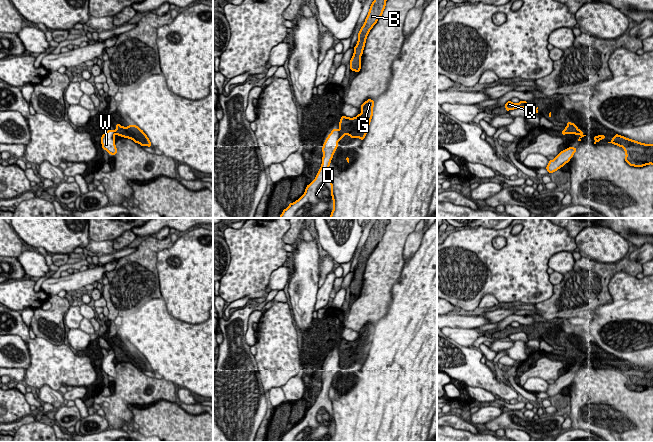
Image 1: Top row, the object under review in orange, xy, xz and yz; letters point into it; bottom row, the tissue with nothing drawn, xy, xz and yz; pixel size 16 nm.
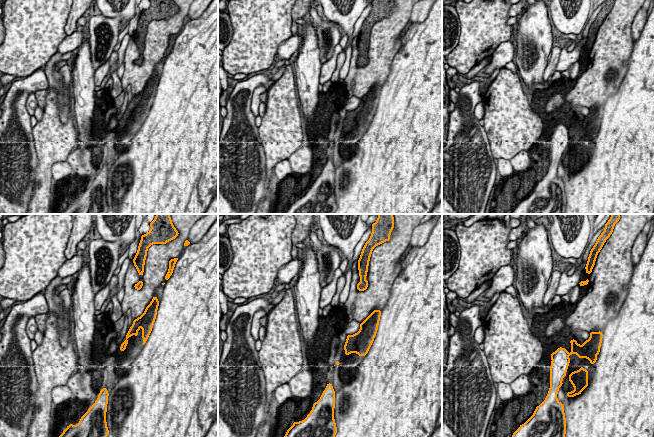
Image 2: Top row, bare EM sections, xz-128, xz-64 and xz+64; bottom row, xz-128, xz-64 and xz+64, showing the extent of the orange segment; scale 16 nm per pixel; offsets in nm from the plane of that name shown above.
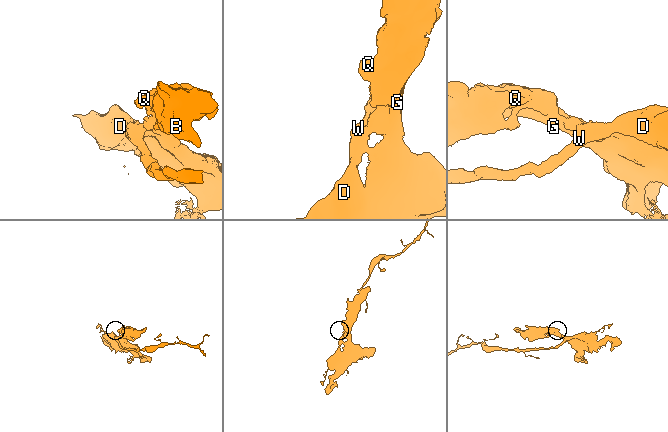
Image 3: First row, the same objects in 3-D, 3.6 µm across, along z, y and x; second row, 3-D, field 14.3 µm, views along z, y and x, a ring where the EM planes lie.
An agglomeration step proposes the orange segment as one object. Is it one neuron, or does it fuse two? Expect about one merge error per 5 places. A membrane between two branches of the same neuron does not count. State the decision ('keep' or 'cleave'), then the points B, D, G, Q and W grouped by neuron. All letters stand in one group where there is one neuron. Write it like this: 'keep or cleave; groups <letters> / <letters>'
cleave; groups B G Q / D W

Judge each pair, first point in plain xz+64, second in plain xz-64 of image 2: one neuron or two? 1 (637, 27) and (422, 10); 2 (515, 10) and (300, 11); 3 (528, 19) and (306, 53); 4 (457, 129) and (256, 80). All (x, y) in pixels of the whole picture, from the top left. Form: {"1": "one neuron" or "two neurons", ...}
{"1": "one neuron", "2": "one neuron", "3": "one neuron", "4": "one neuron"}

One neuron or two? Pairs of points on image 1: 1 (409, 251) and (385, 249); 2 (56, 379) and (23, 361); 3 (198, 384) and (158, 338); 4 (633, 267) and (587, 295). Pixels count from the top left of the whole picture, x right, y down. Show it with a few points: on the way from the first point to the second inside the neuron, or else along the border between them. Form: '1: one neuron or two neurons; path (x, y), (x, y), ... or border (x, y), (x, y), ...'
1: two neurons; border (414, 230), (408, 235), (405, 242), (403, 260)
2: two neurons; border (26, 346), (30, 356), (30, 365), (26, 369)
3: one neuron; path (193, 373), (169, 349)
4: one neuron; path (621, 267), (612, 268), (597, 283)

